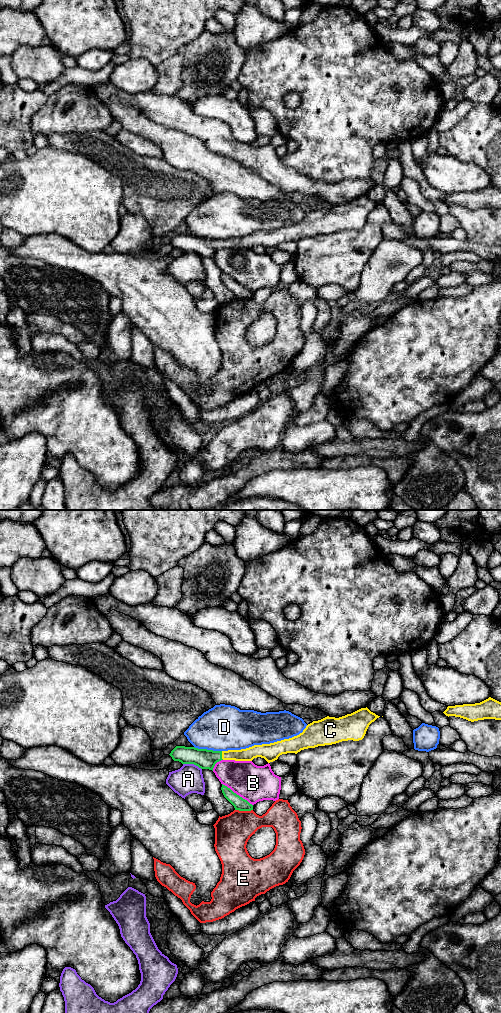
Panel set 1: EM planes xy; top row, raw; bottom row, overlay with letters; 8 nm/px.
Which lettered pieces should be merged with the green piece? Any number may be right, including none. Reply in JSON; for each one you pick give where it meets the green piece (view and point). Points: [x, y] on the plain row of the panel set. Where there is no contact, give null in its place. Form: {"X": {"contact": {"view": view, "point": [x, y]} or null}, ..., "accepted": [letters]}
{"C": {"contact": {"view": "xy", "point": [221, 243]}}, "accepted": ["C"]}

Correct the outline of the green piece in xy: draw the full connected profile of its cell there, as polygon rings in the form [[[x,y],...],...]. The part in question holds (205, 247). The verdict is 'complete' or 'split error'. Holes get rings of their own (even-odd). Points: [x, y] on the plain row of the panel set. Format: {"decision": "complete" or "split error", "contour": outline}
{"decision": "split error", "contour": [[[366,195],[339,206],[327,204],[313,209],[299,223],[270,232],[228,239],[176,234],[169,243],[174,249],[182,252],[194,252],[201,257],[212,259],[215,252],[221,248],[252,249],[254,246],[261,245],[270,251],[277,248],[282,242],[297,242],[308,236],[332,233],[348,228],[362,228],[369,213],[379,205]]]}

